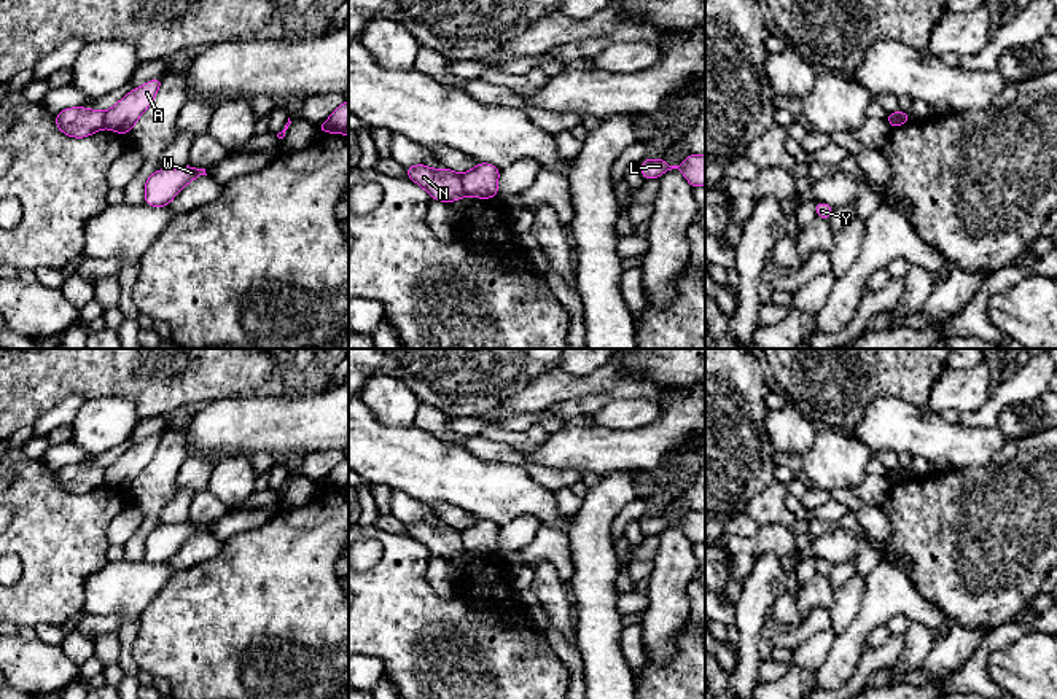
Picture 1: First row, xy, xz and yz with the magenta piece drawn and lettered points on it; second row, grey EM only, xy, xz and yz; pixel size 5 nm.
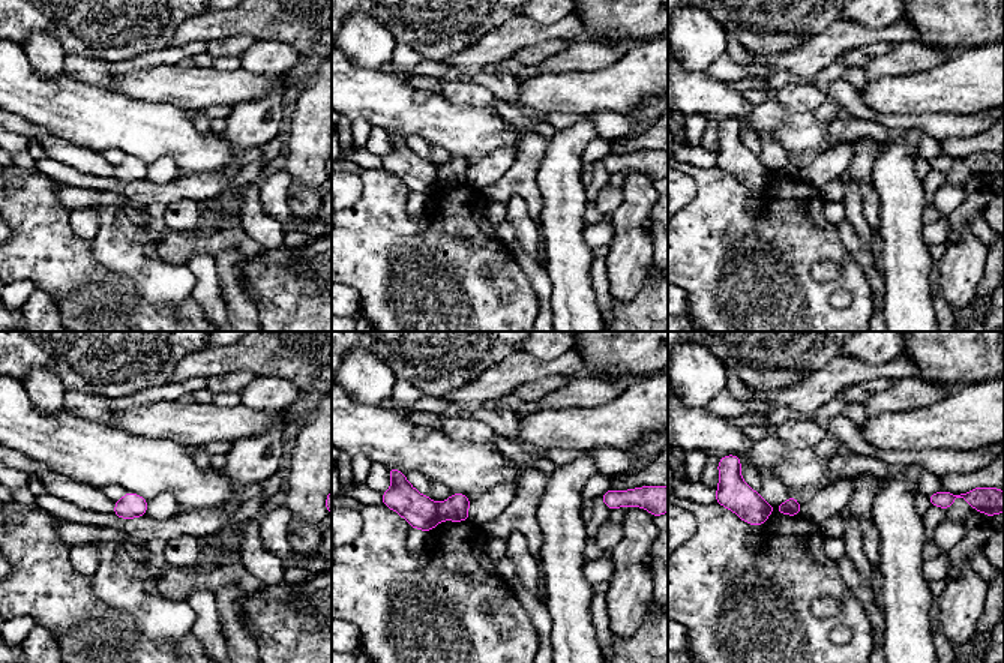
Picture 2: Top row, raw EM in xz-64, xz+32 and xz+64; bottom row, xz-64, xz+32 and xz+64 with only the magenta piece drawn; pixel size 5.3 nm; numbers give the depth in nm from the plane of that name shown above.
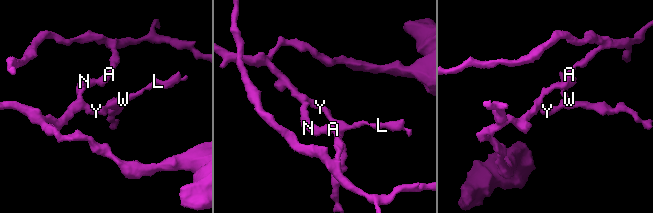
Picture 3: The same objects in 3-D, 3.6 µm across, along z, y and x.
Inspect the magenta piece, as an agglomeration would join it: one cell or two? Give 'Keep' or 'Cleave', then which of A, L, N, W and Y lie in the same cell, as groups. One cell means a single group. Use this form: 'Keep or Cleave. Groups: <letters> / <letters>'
Cleave. Groups: A / L N W Y

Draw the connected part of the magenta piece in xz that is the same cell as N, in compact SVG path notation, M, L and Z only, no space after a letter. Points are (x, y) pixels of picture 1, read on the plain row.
M425 521L406 524L409 537L420 541L433 557L446 560L462 556L463 538L460 532L450 525L430 525Z

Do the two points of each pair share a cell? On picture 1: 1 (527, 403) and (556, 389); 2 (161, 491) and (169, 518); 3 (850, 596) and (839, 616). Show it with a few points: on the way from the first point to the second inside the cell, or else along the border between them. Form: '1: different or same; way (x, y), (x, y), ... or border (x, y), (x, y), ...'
1: same; way (534, 398), (549, 389)
2: different; border (180, 488), (158, 516)
3: same; way (846, 601), (842, 612)

